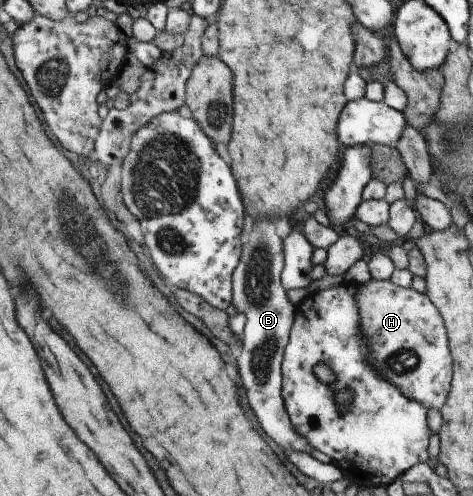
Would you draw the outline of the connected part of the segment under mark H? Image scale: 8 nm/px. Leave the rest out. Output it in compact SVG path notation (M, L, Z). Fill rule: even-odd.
M369 278L367 282L357 286L354 301L358 312L358 327L368 350L366 363L382 379L396 386L404 398L421 403L425 408L439 410L445 404L449 392L451 356L447 350L447 335L443 319L430 298L412 287L397 286L389 279Z

